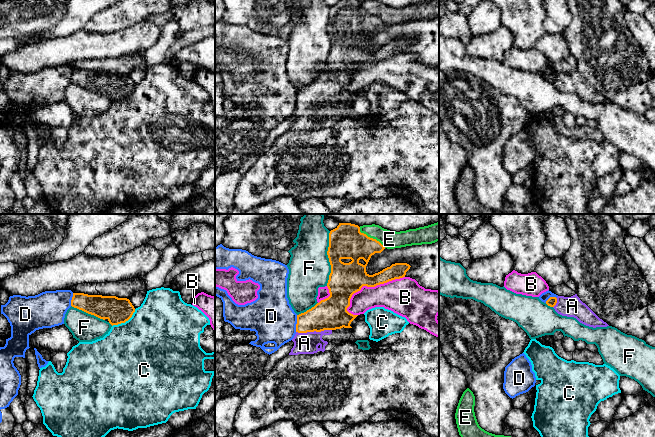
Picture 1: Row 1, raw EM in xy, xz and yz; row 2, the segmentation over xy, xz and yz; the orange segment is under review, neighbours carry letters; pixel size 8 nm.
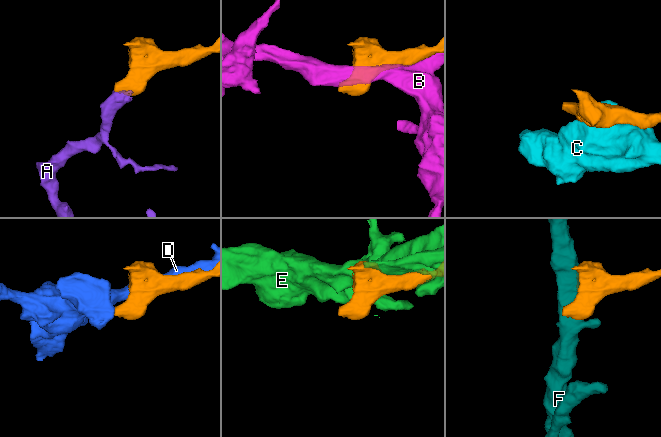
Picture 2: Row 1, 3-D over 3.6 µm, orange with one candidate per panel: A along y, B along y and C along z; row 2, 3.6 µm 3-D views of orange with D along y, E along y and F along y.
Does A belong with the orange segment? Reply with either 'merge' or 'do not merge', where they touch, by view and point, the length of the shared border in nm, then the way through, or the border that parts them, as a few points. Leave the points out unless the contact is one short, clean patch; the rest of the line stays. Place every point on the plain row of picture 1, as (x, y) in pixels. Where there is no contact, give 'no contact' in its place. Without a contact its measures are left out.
merge; contact xz (313, 107); length 280 nm; way xz (331, 89), (313, 107), (304, 119)

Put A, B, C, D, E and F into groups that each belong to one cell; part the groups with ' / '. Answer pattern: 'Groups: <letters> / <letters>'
Groups: A / B / C / D / E / F

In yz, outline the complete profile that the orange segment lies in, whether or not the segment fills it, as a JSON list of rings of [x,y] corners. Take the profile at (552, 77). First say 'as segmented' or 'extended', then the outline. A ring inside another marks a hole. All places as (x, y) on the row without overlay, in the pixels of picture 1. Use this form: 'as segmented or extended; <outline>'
extended; [[[577,70],[571,73],[558,72],[550,73],[546,80],[553,83],[555,87],[567,93],[574,93],[580,99],[589,103],[607,103],[606,98],[600,95],[585,79],[583,79]]]

